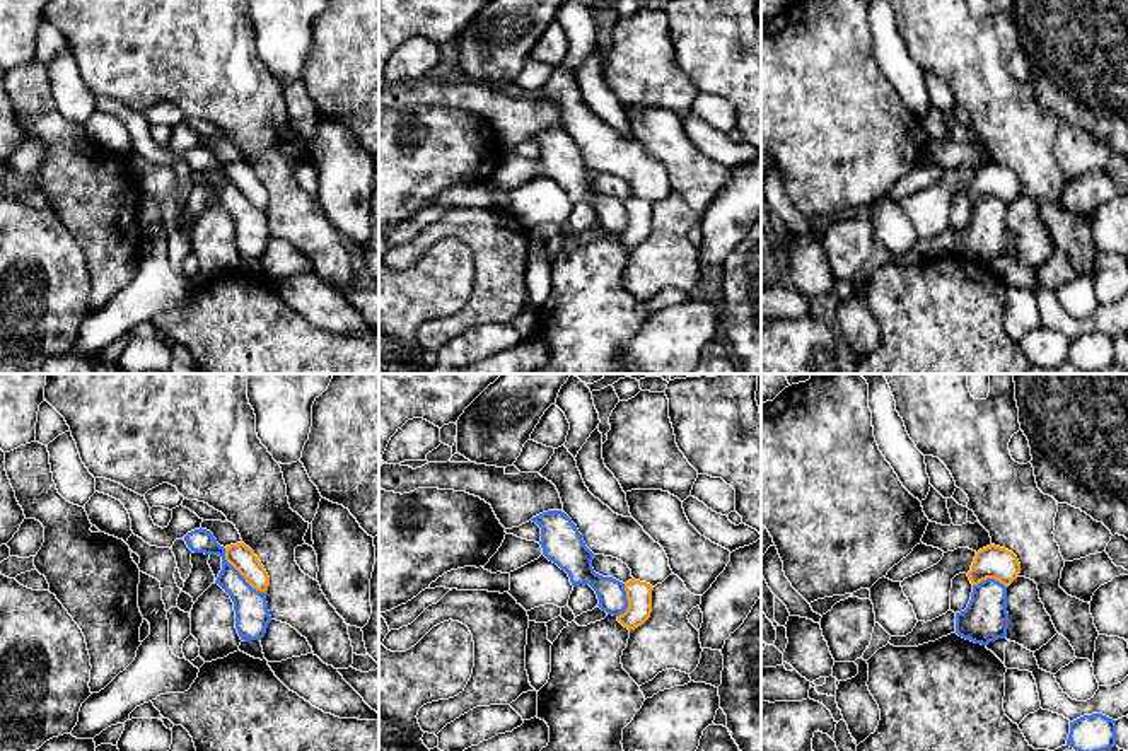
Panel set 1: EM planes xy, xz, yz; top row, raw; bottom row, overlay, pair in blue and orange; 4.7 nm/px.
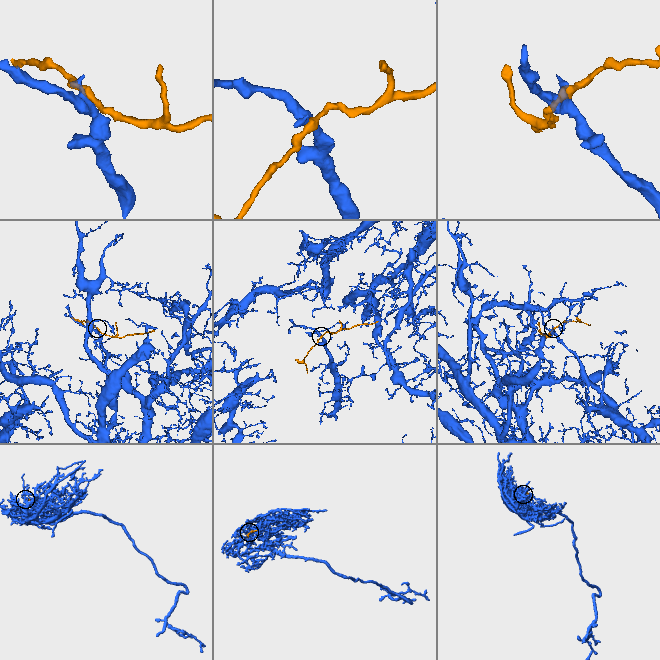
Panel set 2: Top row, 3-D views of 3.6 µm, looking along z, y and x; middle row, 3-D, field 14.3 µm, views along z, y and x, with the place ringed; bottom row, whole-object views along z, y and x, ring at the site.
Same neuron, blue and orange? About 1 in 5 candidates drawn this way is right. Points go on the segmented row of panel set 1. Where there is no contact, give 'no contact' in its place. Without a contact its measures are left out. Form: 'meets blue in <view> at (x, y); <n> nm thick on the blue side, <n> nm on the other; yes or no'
meets blue in xy at (239, 574); 160 nm thick on the blue side, 120 nm on the other; no

